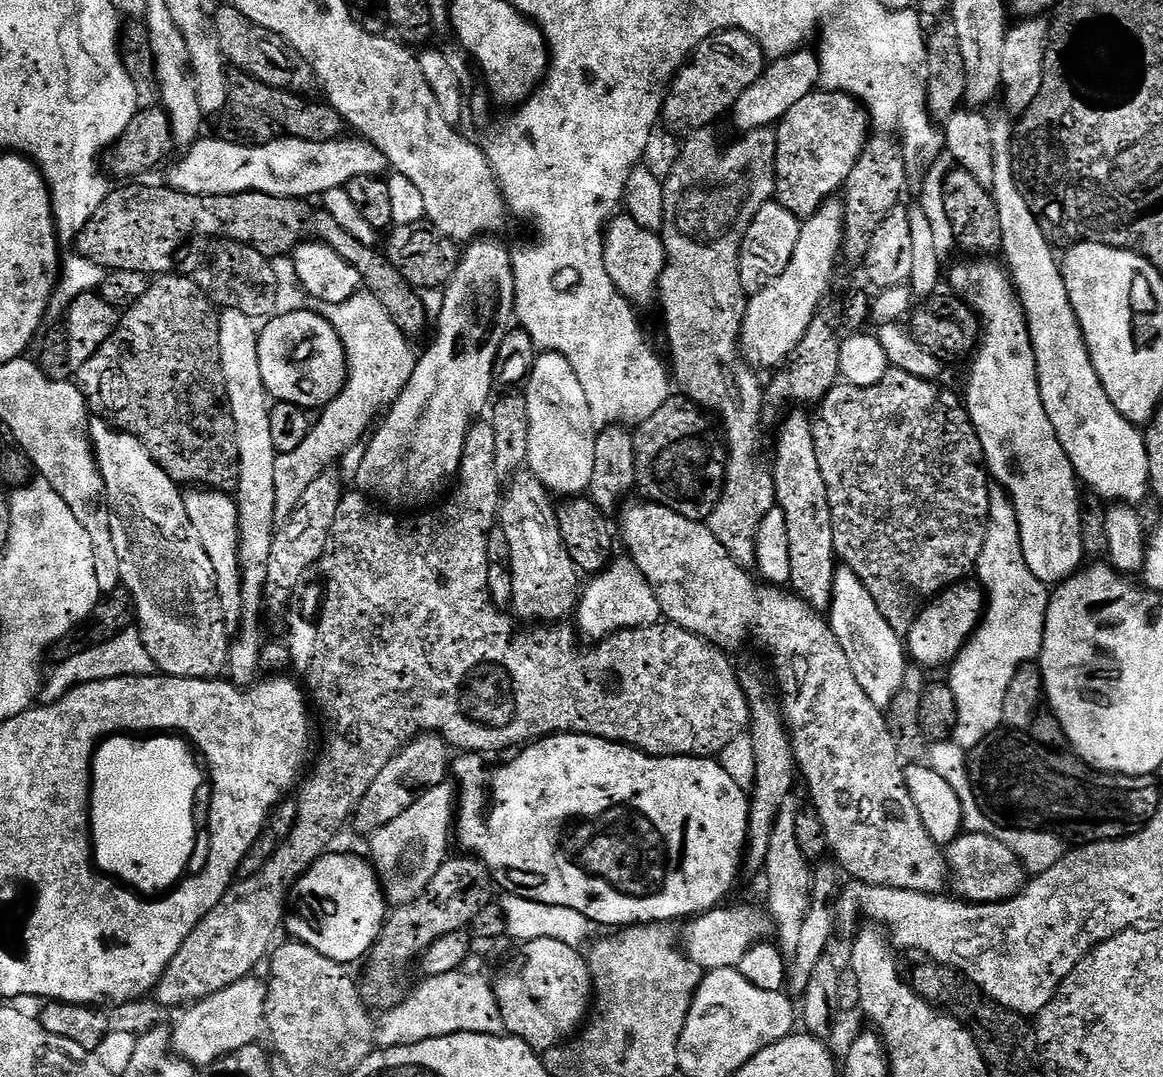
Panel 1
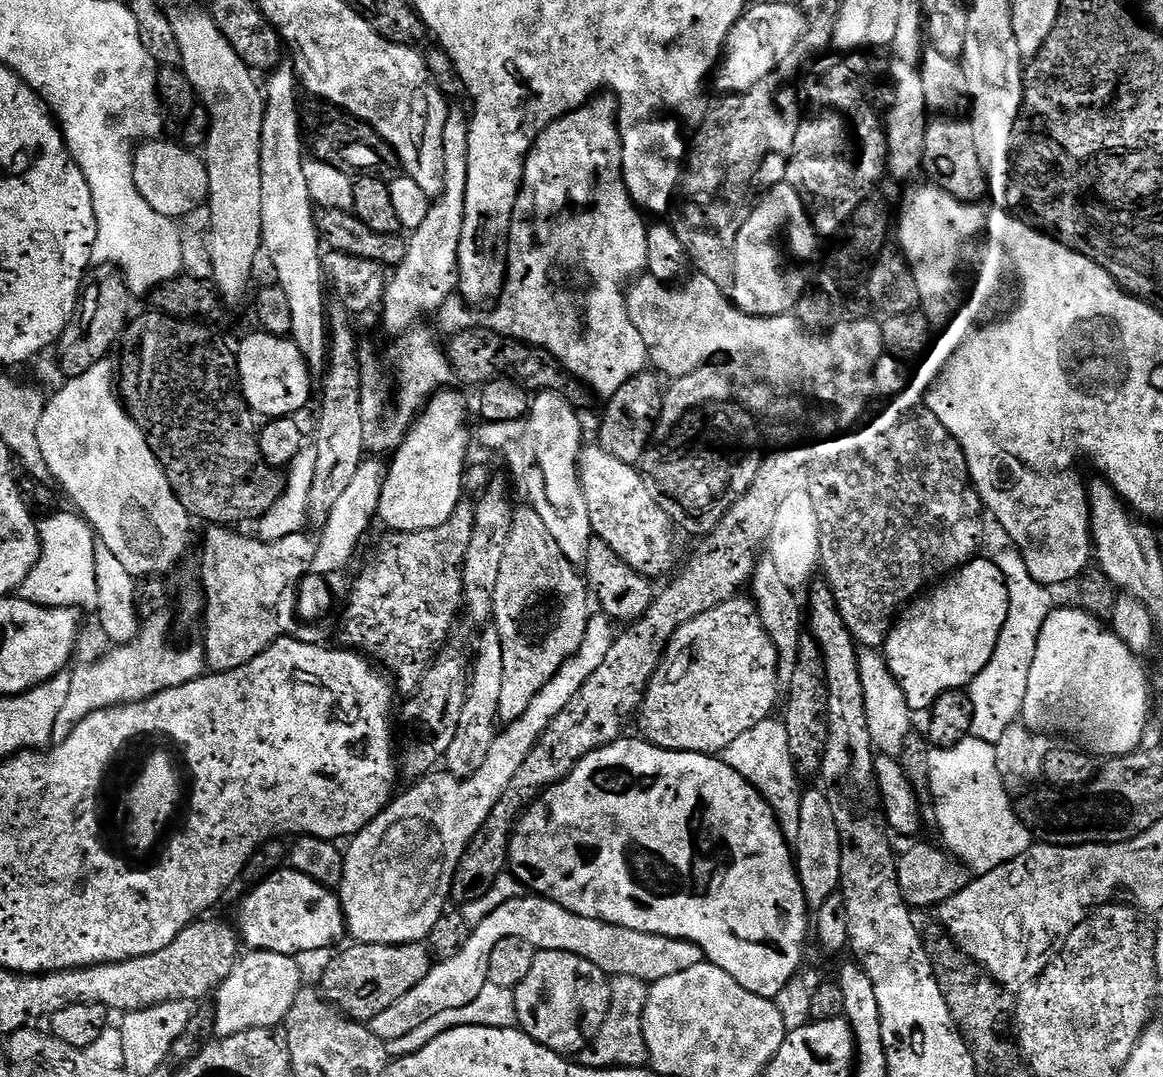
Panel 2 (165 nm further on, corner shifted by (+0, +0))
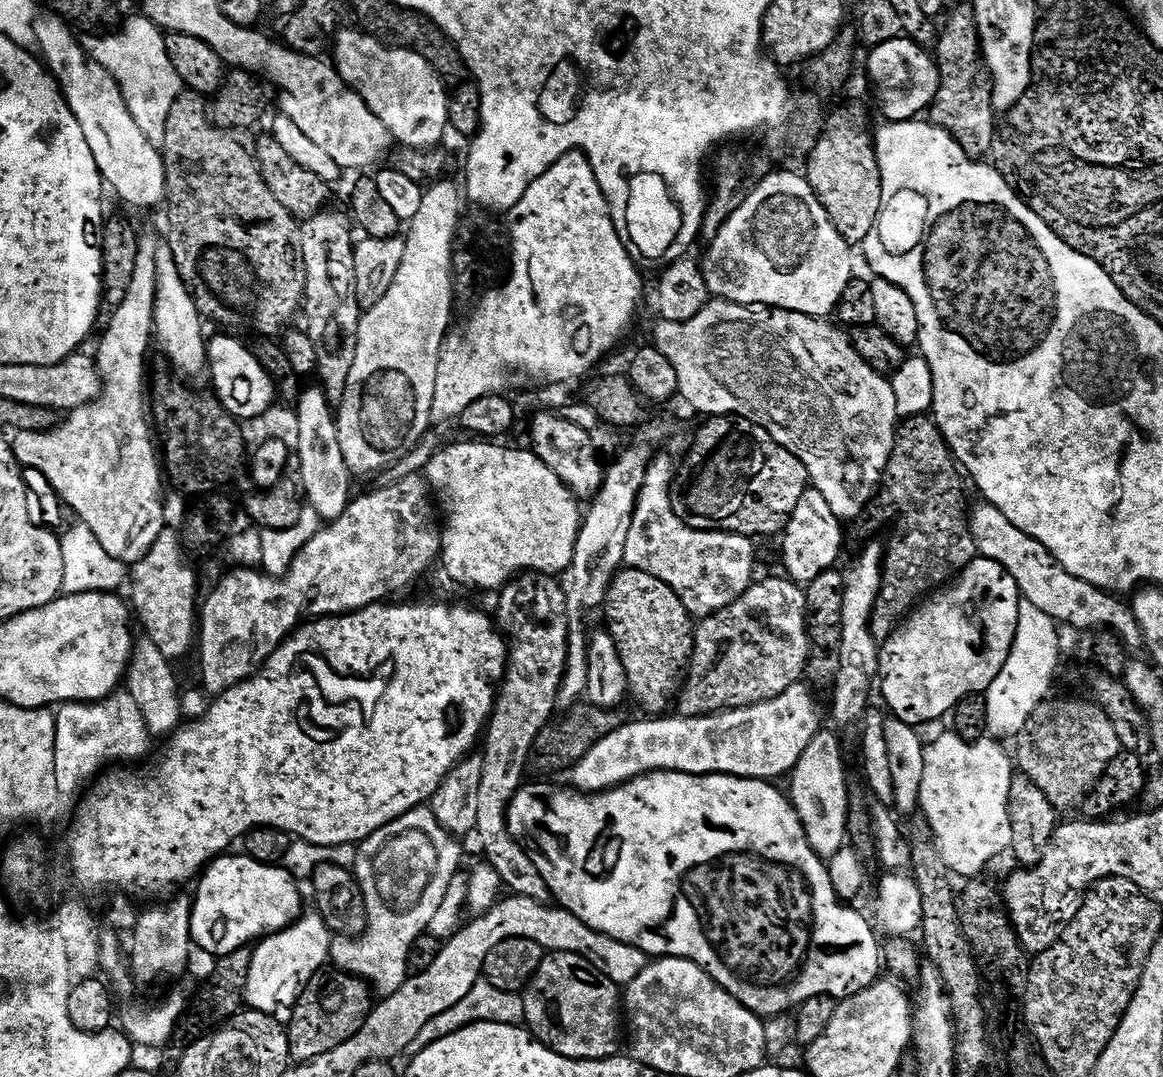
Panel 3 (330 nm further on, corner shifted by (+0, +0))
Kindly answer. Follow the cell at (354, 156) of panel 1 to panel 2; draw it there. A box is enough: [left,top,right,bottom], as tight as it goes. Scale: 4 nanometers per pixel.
[132,138,208,218]

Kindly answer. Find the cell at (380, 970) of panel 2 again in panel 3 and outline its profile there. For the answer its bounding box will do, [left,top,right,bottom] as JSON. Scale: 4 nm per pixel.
[286,970,374,1061]

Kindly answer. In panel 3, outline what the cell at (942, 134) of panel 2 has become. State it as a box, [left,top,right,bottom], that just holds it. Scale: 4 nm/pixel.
[930,2,998,162]

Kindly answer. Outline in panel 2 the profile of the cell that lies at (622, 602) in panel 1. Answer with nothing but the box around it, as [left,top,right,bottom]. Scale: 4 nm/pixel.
[338,614,614,944]

